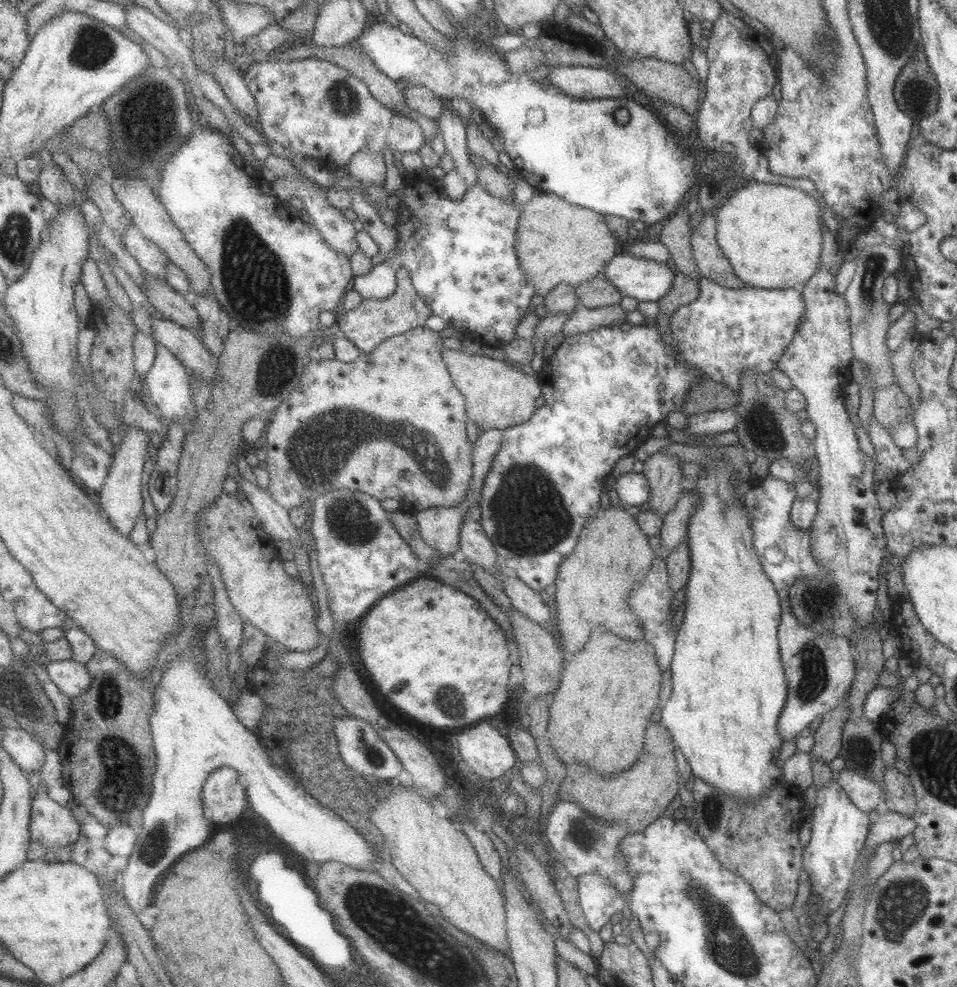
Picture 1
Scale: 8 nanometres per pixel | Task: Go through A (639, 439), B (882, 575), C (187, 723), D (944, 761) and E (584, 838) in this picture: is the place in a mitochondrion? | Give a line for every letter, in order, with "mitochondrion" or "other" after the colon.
A: other
B: other
C: other
D: mitochondrion
E: mitochondrion

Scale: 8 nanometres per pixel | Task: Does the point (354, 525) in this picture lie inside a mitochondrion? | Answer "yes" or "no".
yes

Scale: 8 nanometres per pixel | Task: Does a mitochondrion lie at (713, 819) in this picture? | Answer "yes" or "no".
yes

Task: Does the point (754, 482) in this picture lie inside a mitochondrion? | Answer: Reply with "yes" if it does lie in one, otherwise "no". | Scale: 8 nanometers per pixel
no

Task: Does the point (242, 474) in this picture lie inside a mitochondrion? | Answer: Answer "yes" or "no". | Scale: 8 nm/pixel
no

